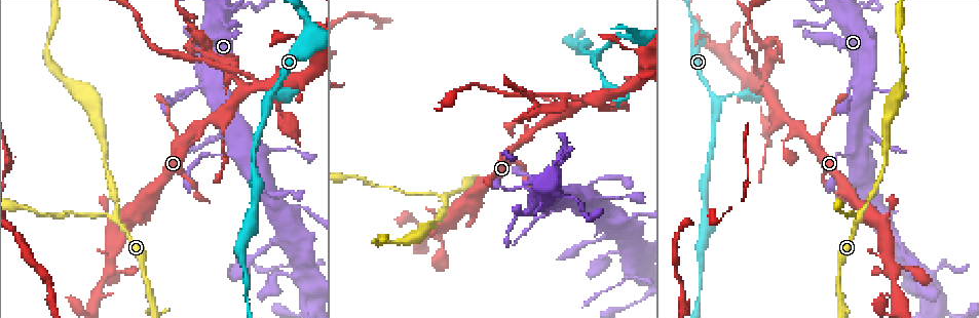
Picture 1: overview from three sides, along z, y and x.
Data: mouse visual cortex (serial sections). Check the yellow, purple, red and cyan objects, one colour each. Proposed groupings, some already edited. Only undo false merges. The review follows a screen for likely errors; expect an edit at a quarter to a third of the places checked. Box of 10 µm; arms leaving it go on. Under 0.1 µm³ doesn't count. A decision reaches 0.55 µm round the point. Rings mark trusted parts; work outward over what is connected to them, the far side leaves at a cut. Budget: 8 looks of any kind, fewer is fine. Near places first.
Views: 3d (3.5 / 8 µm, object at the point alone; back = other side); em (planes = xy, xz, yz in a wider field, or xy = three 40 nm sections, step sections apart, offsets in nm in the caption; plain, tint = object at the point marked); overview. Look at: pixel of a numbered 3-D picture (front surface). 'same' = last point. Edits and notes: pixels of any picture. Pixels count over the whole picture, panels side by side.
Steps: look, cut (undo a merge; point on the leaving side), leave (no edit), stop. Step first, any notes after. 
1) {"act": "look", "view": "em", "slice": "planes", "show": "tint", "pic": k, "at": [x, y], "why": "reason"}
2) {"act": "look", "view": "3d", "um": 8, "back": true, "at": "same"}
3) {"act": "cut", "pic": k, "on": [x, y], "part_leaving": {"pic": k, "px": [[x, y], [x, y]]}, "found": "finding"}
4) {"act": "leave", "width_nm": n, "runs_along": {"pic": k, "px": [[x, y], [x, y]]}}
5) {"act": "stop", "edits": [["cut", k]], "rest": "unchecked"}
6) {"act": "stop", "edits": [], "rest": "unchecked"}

{"act": "look", "view": "3d", "um": 3.5, "pic": 1, "at": [108, 271], "why": "thin neck"}

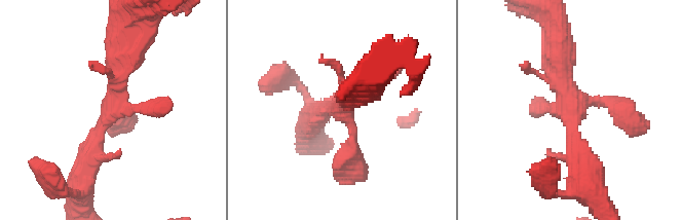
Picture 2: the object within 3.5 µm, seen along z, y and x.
{"act": "look", "view": "em", "slice": "xy", "step": 2, "show": "tint", "pic": 2, "at": [109, 103]}

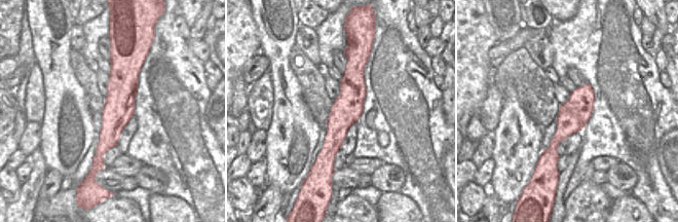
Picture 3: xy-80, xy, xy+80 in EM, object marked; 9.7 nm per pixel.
{"act": "look", "view": "em", "slice": "planes", "show": "tint", "at": "same"}

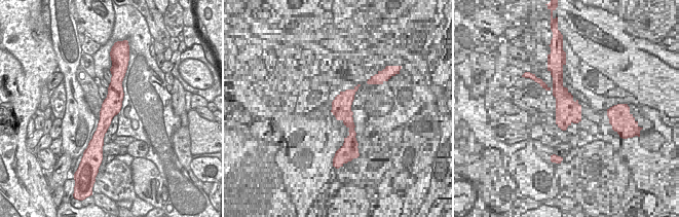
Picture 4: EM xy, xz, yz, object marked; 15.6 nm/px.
{"act": "leave", "runs_along": {"pic": 2, "px": [[126, 41], [117, 92], [85, 164]]}, "found": "all the same cell"}

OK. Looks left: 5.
{"act": "look", "view": "3d", "um": 3.5, "pic": 1, "at": [303, 206], "why": "a narrow waist"}

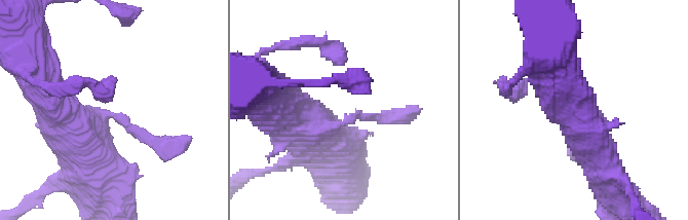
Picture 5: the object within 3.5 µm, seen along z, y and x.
{"act": "look", "view": "em", "slice": "xy", "step": 3, "show": "tint", "pic": 5, "at": [114, 116], "arm_widths_nm": [200, 600], "why": "need the tissue"}

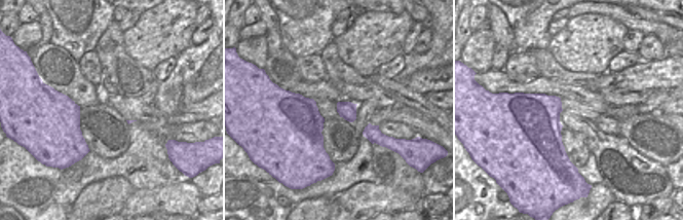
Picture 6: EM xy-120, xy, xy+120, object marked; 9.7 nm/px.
{"act": "look", "view": "em", "slice": "planes", "show": "tint", "at": "same"}

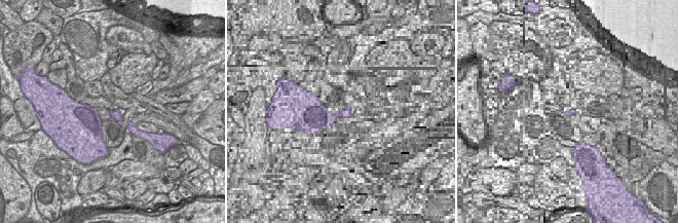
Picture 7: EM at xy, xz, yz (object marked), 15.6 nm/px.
{"act": "leave", "width_nm": 160, "runs_along": {"pic": 5, "px": [[58, 106], [79, 129], [117, 116], [161, 157]]}, "found": "one cell here"}

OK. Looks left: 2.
{"act": "look", "view": "3d", "um": 3.5, "pic": 1, "at": [770, 91], "why": "four or more arms meet"}

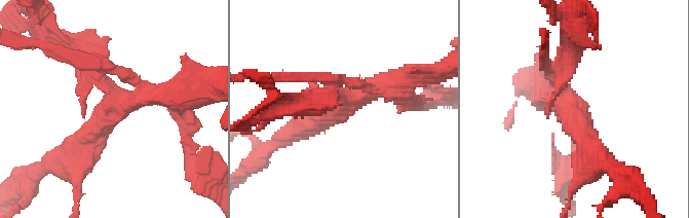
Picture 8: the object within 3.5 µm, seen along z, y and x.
{"act": "look", "view": "em", "slice": "planes", "show": "tint", "pic": 8, "at": [343, 102]}

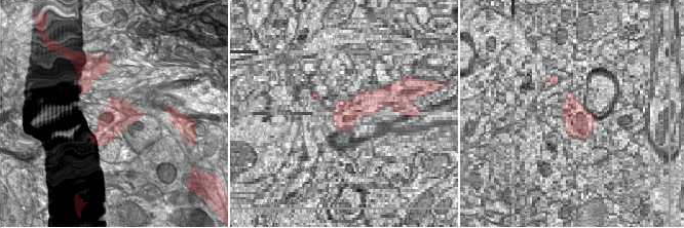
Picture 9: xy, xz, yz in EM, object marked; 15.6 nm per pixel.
{"act": "cut", "pic": 8, "on": [91, 51], "part_leaving": {"pic": 8, "px": [[104, 85], [47, 19]]}, "found": "two cells meet here"}

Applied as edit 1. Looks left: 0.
{"act": "stop", "edits": [["cut", 8]], "rest": "unchecked"}

